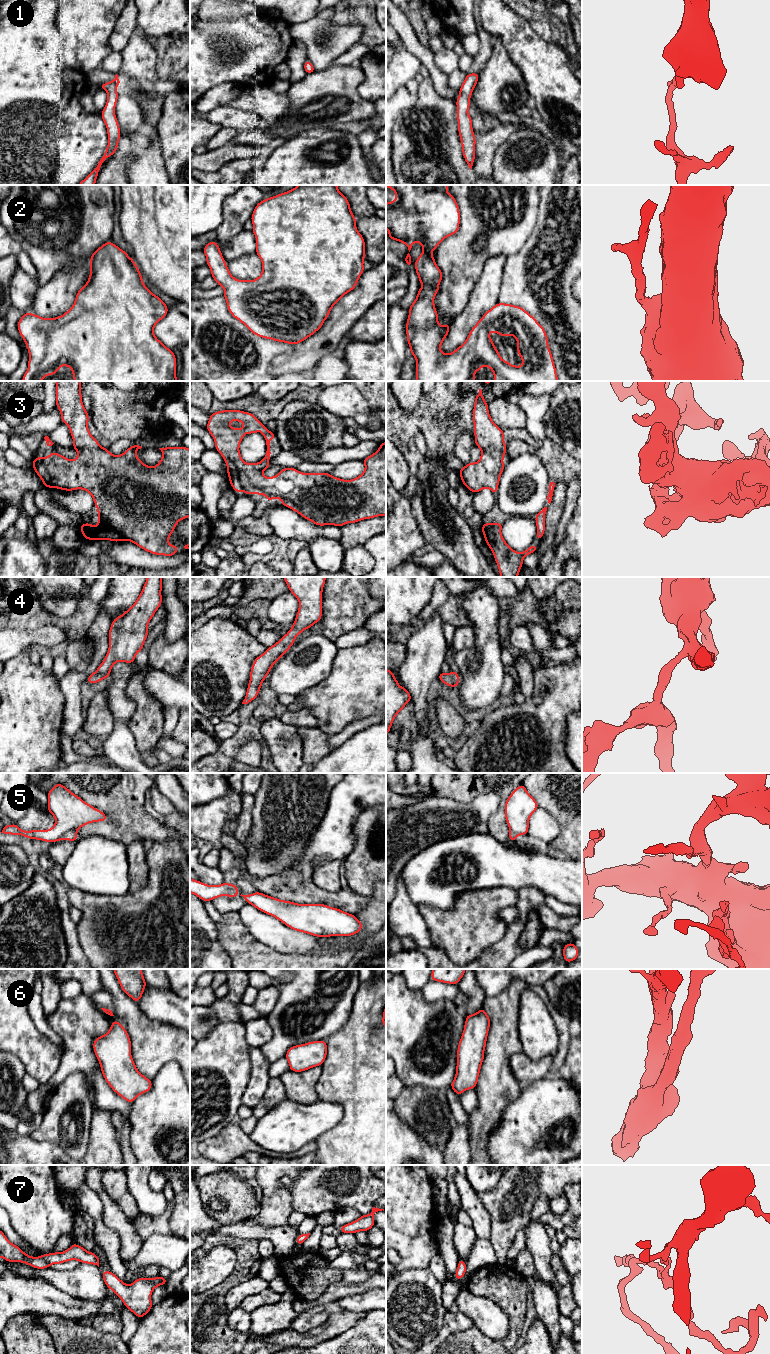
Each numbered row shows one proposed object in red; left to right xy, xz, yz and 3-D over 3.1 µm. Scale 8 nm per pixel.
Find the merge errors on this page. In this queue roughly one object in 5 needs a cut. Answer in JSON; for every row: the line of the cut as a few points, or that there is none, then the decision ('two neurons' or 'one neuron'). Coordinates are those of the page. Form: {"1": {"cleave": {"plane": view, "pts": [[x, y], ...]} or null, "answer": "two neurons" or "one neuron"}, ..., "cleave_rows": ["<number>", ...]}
{"1": {"cleave": null, "answer": "one neuron"}, "2": {"cleave": null, "answer": "one neuron"}, "3": {"cleave": null, "answer": "one neuron"}, "4": {"cleave": null, "answer": "one neuron"}, "5": {"cleave": null, "answer": "one neuron"}, "6": {"cleave": null, "answer": "one neuron"}, "7": {"cleave": null, "answer": "one neuron"}, "cleave_rows": []}

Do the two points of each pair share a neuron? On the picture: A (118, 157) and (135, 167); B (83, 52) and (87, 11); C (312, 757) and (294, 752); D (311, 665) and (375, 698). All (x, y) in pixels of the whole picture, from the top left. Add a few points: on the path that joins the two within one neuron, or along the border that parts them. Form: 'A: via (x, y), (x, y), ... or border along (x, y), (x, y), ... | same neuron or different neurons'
A: border along (135, 153), (127, 162), (126, 174) | different neurons
B: via (85, 42), (86, 21) | same neuron
C: border along (297, 731), (301, 739), (304, 762) | different neurons
D: border along (337, 652), (331, 671), (309, 688) | different neurons

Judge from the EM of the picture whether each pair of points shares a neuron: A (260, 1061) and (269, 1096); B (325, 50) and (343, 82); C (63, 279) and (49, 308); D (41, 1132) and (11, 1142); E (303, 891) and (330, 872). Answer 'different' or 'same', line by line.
A: different
B: different
C: same
D: different
E: different

